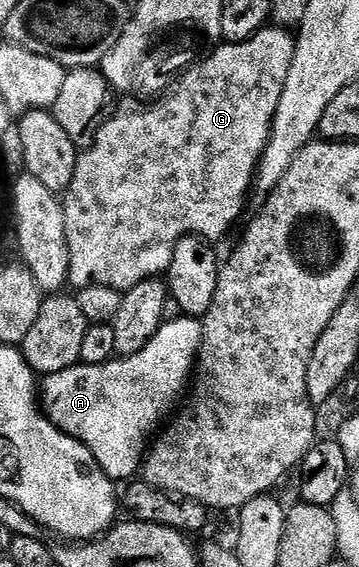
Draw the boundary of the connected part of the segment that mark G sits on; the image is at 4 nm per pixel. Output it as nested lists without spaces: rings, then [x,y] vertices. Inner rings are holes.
[[[270,29],[258,30],[243,42],[226,42],[214,48],[214,51],[199,66],[192,67],[191,65],[185,71],[187,74],[178,83],[175,81],[157,99],[159,102],[155,106],[148,107],[143,114],[118,114],[115,118],[107,117],[99,125],[93,144],[79,153],[72,184],[64,192],[64,224],[68,236],[68,276],[71,287],[107,286],[123,292],[131,290],[136,284],[149,278],[158,278],[169,271],[174,259],[174,249],[181,238],[190,235],[207,240],[222,238],[233,226],[234,220],[242,212],[242,205],[246,202],[246,189],[248,191],[251,189],[254,171],[258,169],[258,160],[262,157],[262,150],[270,139],[270,125],[274,119],[276,104],[280,100],[282,81],[286,78],[288,56],[294,52],[295,39],[291,35],[289,38],[286,35],[289,33],[285,29]]]

